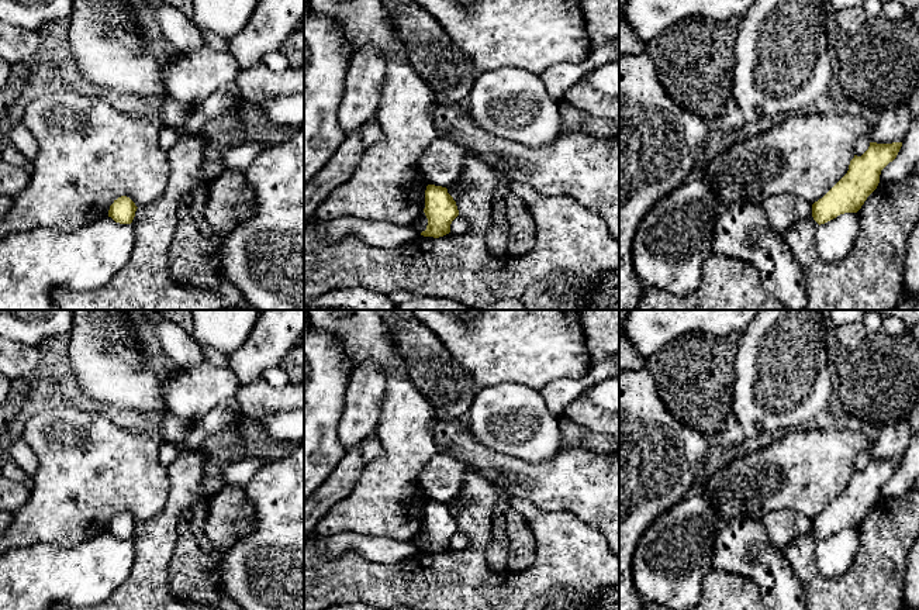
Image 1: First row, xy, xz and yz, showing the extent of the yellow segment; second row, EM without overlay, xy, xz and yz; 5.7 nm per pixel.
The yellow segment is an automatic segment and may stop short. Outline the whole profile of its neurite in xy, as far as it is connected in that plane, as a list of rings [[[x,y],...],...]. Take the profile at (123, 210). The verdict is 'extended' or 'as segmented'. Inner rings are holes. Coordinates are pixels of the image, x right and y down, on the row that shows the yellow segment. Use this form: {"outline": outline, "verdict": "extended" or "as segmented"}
{"outline": [[[121,196],[110,206],[108,217],[120,224],[131,224],[137,208],[138,207],[129,197]]], "verdict": "as segmented"}

